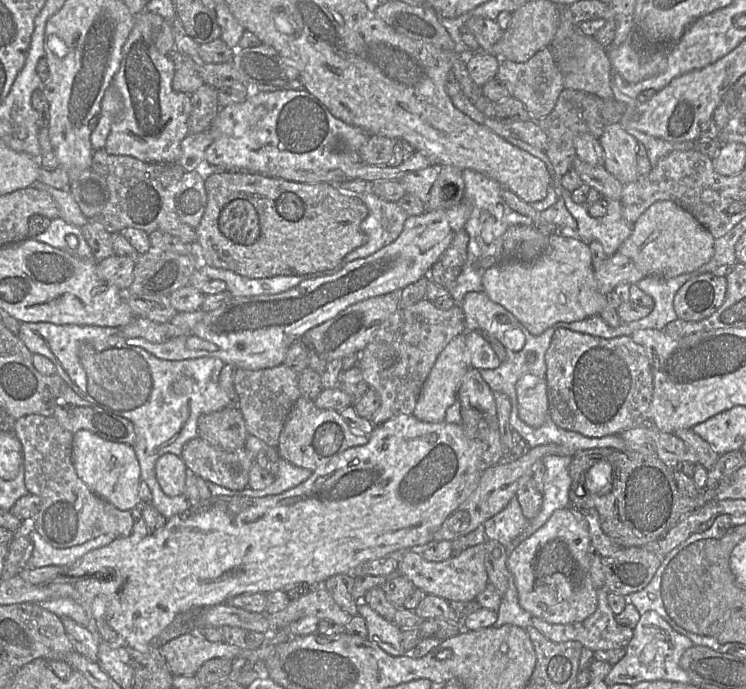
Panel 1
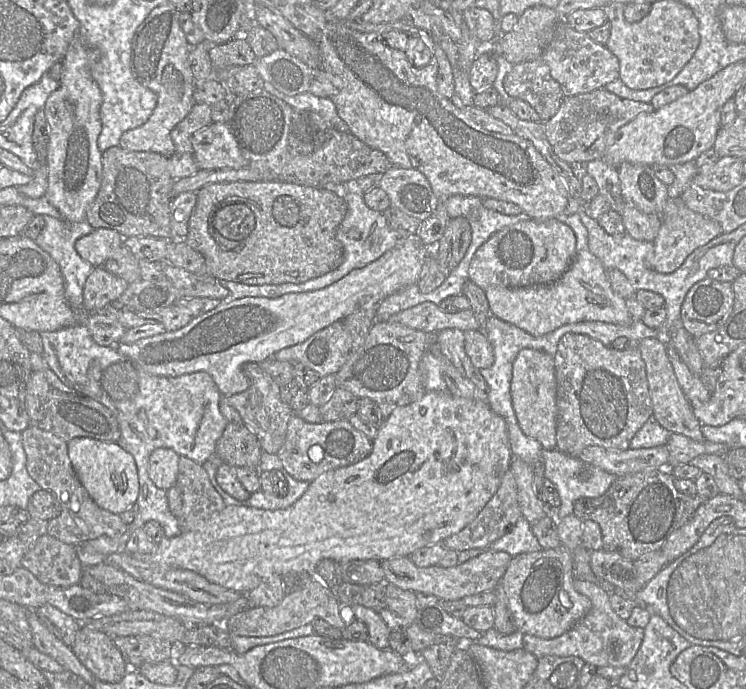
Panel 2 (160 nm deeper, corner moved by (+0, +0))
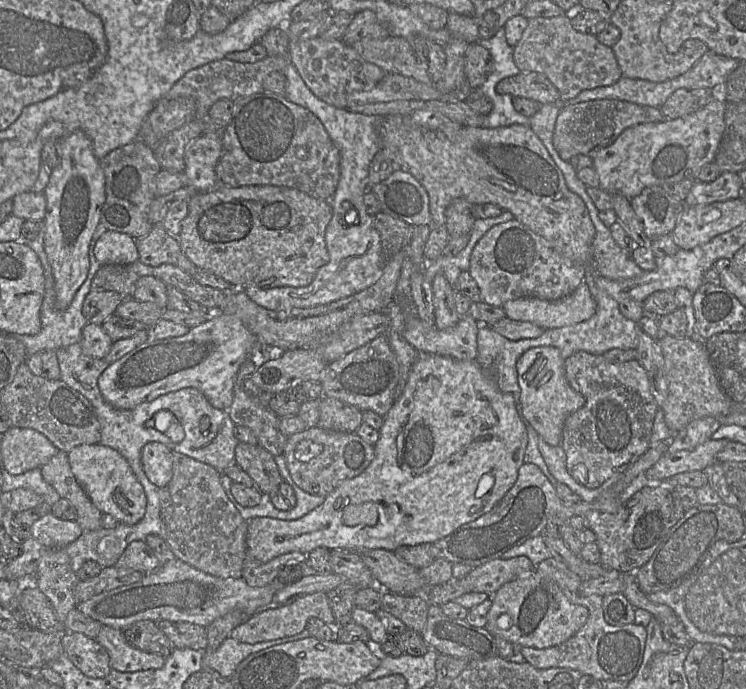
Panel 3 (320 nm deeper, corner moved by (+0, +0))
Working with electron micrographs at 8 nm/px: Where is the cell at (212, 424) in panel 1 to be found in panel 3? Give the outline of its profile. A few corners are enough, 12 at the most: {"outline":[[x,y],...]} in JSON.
{"outline":[[239,442],[235,464],[261,493],[277,493],[283,479],[260,444]]}

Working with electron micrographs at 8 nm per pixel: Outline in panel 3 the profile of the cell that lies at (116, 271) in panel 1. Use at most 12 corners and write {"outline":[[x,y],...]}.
{"outline":[[90,291],[82,305],[88,323],[101,325],[124,297]]}

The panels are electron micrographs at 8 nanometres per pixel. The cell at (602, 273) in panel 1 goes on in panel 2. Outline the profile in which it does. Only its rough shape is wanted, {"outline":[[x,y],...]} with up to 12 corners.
{"outline":[[668,199],[651,268],[675,271],[723,233],[717,221]]}

